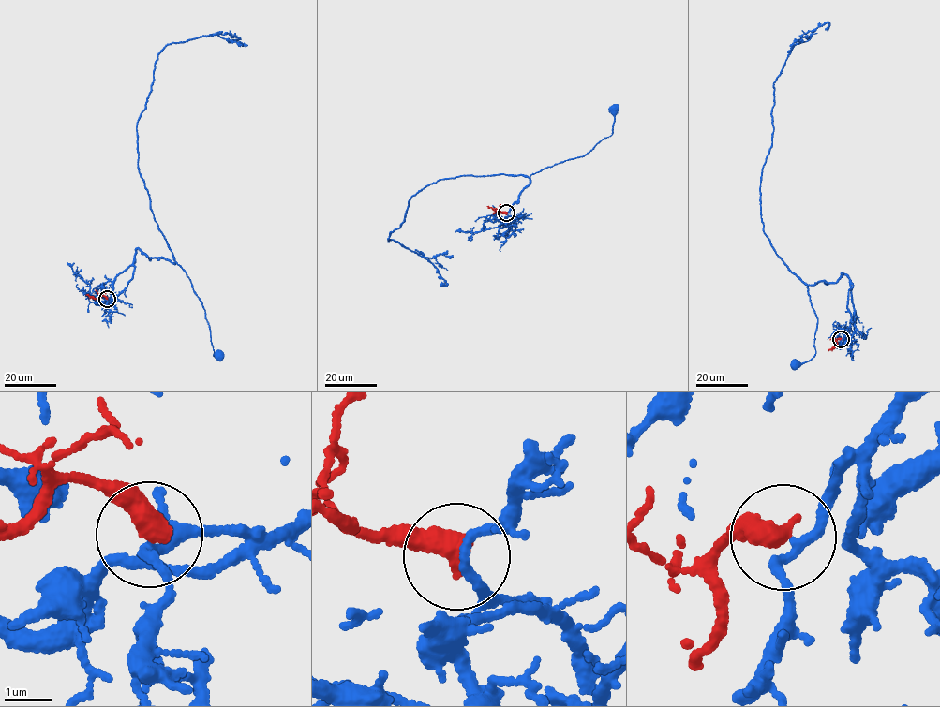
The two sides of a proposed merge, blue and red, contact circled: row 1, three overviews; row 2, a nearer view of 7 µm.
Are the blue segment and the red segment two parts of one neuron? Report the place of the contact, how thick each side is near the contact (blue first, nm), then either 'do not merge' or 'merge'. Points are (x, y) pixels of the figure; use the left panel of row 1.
at (107, 299); 170 nm thick on the blue side, 480 nm on the other; merge

